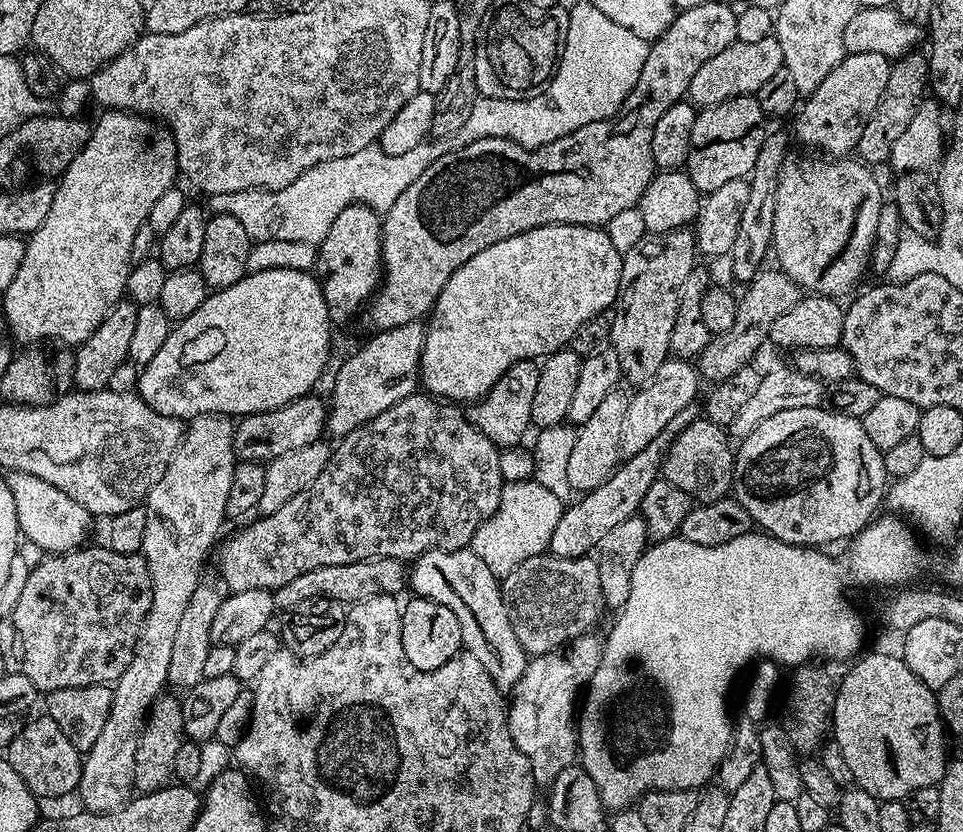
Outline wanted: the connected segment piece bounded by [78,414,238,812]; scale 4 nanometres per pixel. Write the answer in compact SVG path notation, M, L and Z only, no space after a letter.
M227 416L191 417L184 428L180 448L166 466L166 474L148 491L140 552L148 564L150 603L132 660L114 682L110 718L106 718L102 735L80 765L78 797L89 812L113 812L134 795L134 758L138 754L138 742L152 703L168 684L167 670L178 622L199 583L198 572L208 547L217 543L216 535L226 523L226 494L230 492L230 478L234 478L238 463L236 451L232 449L233 427L233 421Z

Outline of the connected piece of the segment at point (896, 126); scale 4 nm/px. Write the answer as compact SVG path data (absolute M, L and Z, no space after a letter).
M912 52L893 63L886 90L883 91L878 108L866 124L862 138L857 144L859 159L870 166L887 163L891 159L894 142L901 137L907 126L910 126L911 119L918 112L918 106L926 98L928 81L928 62L925 55L920 56L918 52Z

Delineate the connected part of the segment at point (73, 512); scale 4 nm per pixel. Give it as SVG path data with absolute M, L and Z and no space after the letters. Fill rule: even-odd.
M13 471L7 477L10 494L14 494L14 510L18 514L20 535L26 541L37 544L44 554L63 554L79 549L87 540L86 534L92 515L81 503L74 502L58 486L34 478L34 474ZM12 475L12 476L11 476Z

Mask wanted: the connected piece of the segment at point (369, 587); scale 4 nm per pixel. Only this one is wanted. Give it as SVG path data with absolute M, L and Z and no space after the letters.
M378 556L375 560L350 562L342 566L322 566L318 570L298 574L294 582L286 582L286 586L275 589L274 599L277 609L280 610L287 610L298 602L315 596L325 596L331 600L338 600L345 606L351 606L366 598L396 596L403 588L406 588L405 565L401 561L392 560L389 556Z

